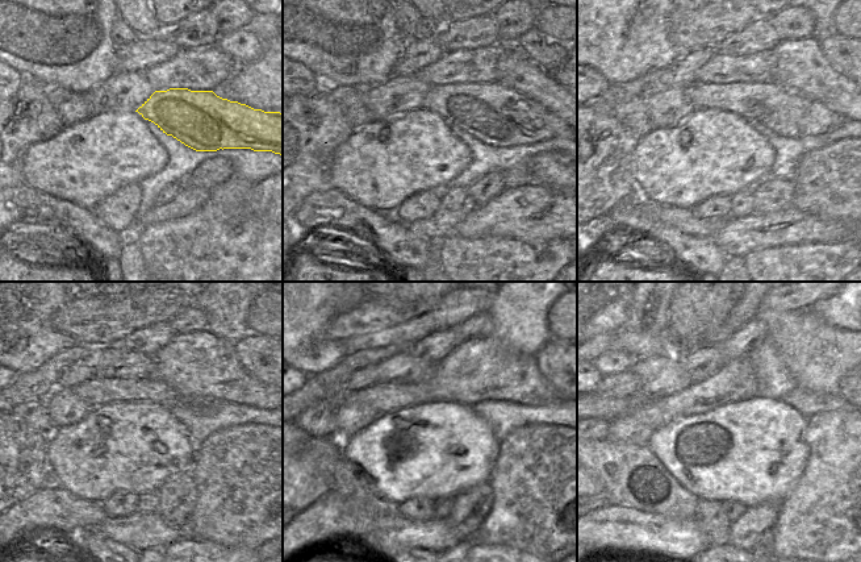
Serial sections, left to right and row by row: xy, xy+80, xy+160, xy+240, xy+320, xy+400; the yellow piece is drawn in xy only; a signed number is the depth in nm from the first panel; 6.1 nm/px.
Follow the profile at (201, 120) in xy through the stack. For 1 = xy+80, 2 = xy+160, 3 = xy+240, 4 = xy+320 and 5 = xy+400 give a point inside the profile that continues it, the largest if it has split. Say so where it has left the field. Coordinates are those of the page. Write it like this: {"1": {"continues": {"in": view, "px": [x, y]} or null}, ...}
{"1": {"continues": {"in": "xy+80", "px": [497, 116]}}, "2": {"continues": {"in": "xy+160", "px": [786, 113]}}, "3": {"continues": {"in": "xy+240", "px": [97, 392]}}, "4": {"continues": {"in": "xy+320", "px": [383, 398]}}, "5": {"continues": {"in": "xy+400", "px": [604, 407]}}}

